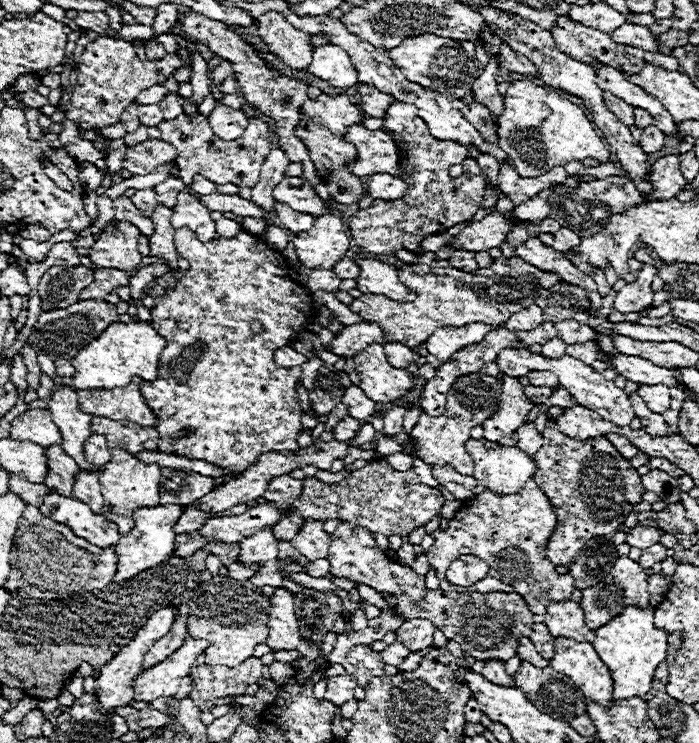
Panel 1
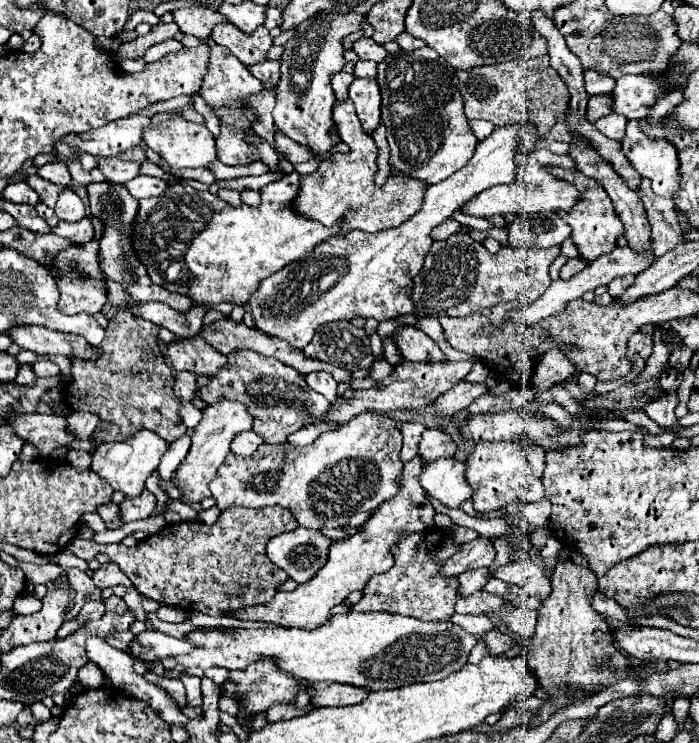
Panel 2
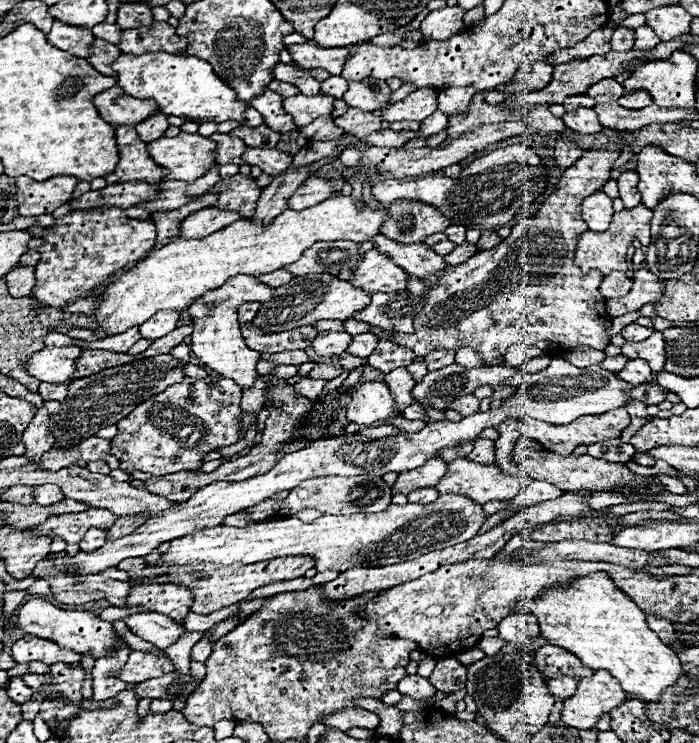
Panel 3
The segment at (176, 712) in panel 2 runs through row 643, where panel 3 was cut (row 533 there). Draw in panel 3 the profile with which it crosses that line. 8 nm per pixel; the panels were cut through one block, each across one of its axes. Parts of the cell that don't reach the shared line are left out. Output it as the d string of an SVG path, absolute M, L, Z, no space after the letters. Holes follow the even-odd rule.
M92 528L86 532L84 540L78 544L82 552L92 552L92 550L98 550L100 546L106 544L106 530L98 530L98 528Z

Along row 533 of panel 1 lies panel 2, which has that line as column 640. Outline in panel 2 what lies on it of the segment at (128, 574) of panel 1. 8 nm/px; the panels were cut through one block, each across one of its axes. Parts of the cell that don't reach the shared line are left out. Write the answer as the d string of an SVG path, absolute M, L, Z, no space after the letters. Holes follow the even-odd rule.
M630 120L628 126L626 126L626 136L622 140L622 152L626 154L626 158L630 160L630 164L644 178L648 178L652 182L652 190L656 194L674 200L674 196L680 192L680 162L678 162L676 148L668 140L644 136L644 132L640 130L640 126L636 126L636 120Z

